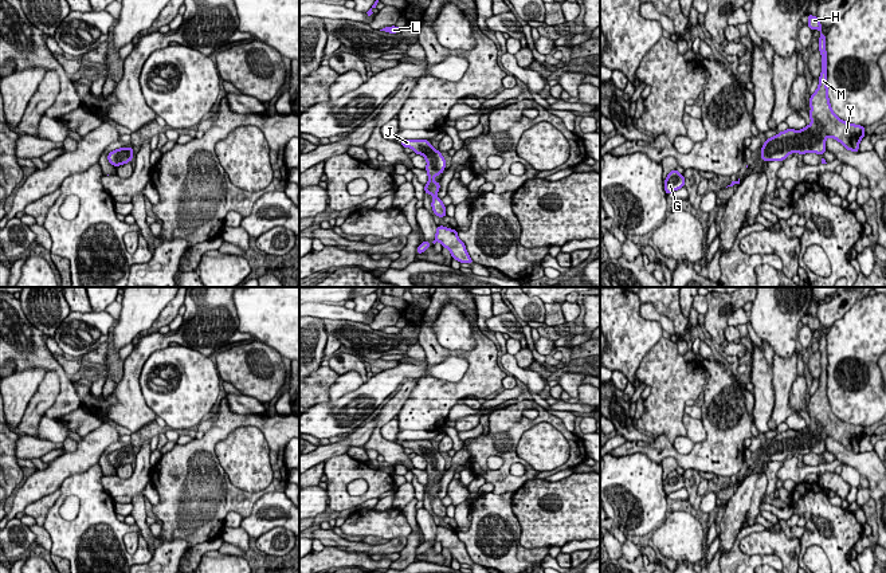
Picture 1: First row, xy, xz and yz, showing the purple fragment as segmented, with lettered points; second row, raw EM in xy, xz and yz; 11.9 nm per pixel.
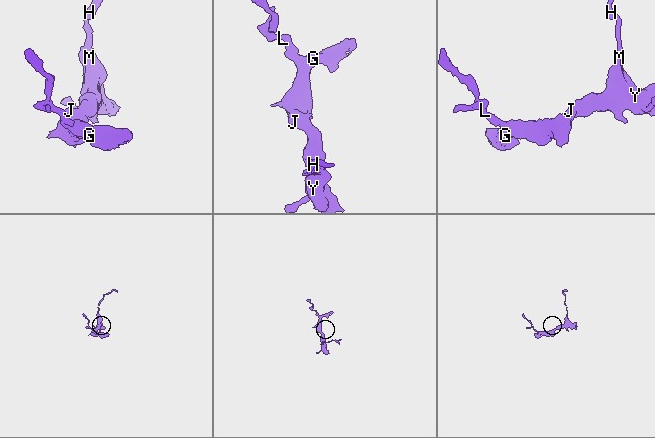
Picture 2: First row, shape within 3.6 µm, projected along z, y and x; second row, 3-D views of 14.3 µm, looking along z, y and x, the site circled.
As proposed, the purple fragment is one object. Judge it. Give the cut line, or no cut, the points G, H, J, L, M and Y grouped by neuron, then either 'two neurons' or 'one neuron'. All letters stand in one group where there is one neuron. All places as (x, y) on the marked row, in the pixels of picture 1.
cut none; groups G H J L M Y; one neuron

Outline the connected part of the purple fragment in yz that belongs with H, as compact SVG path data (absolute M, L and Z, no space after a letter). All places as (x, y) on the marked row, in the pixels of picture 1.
M808 13L808 27L820 31L819 51L822 54L822 72L819 86L809 97L809 118L811 125L805 125L801 130L787 129L772 138L767 138L761 146L761 160L784 161L791 153L805 154L814 152L823 154L826 149L826 138L831 137L839 141L847 150L859 152L859 142L866 136L865 126L844 122L831 109L827 87L827 51L826 34L822 32L823 25L818 16Z

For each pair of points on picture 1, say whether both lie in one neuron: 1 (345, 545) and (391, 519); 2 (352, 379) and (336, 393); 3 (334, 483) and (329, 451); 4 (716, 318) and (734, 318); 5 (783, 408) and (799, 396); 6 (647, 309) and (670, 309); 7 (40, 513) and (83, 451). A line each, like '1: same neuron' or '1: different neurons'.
1: different neurons
2: same neuron
3: different neurons
4: different neurons
5: different neurons
6: different neurons
7: different neurons

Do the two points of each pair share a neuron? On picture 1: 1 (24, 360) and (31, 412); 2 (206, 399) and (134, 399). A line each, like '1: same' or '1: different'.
1: different
2: different

